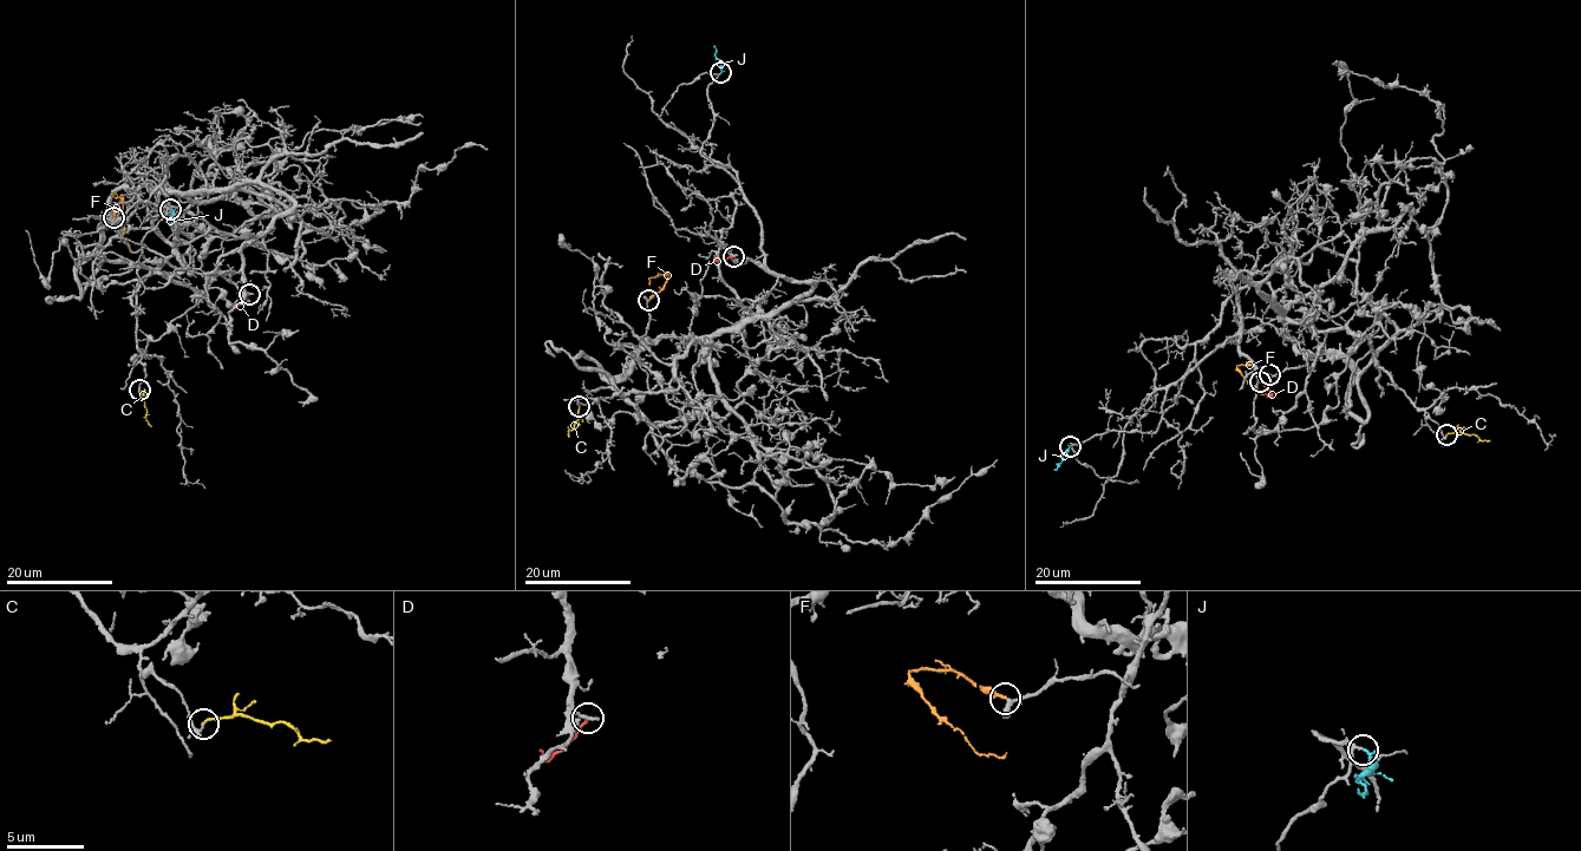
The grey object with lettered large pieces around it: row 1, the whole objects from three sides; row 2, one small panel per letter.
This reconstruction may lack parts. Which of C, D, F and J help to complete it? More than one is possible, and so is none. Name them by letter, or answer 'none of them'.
F, J

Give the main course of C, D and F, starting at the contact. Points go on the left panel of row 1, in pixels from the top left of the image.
C: (139, 390), (151, 426)
D: (249, 294), (233, 303)
F: (113, 218), (122, 195), (123, 236), (129, 244)

